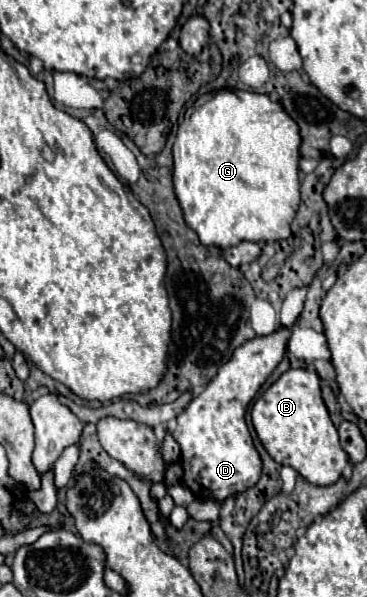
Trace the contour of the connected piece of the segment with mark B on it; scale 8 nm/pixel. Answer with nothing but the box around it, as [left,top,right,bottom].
[251,368,349,486]

